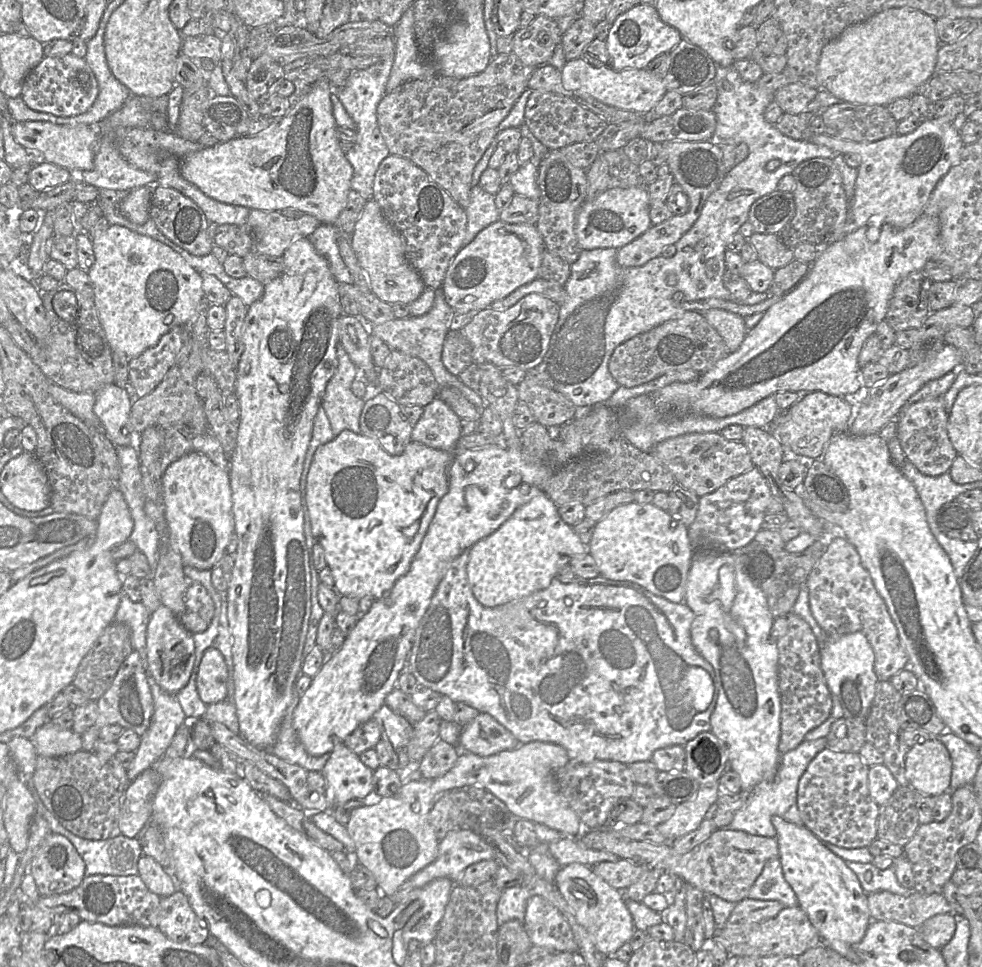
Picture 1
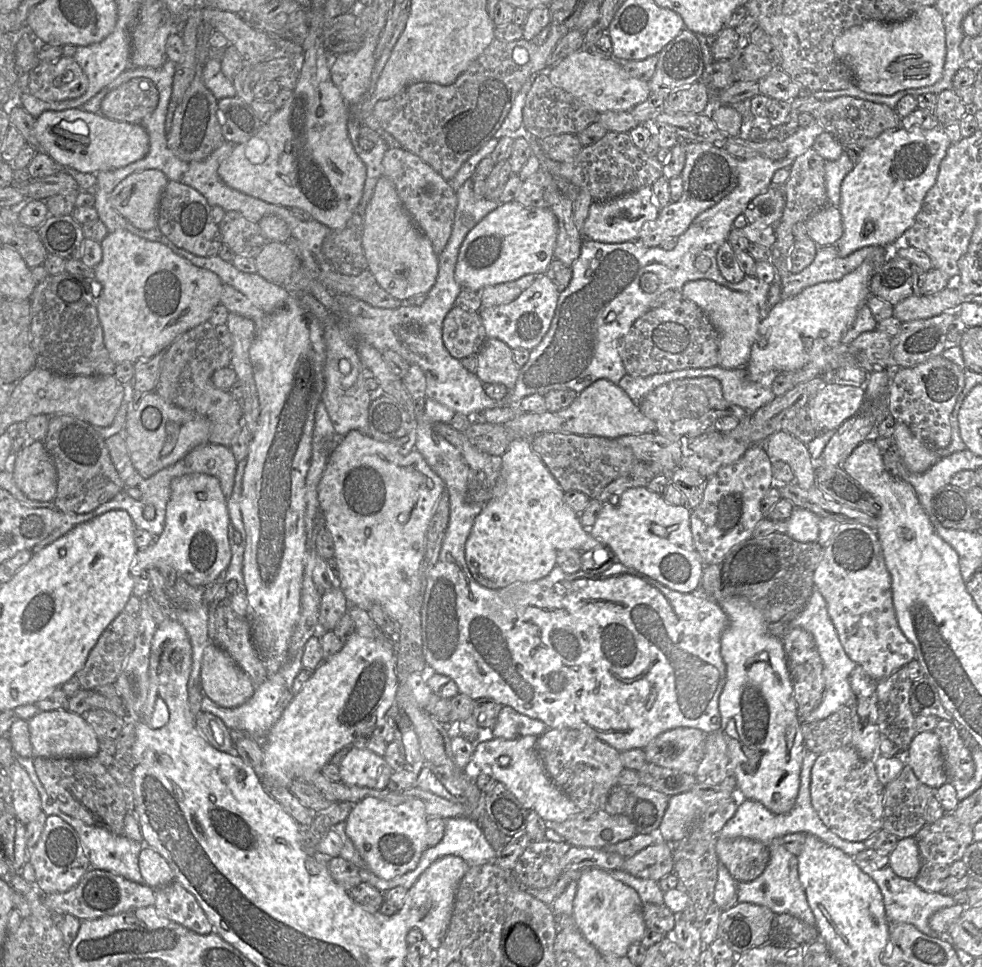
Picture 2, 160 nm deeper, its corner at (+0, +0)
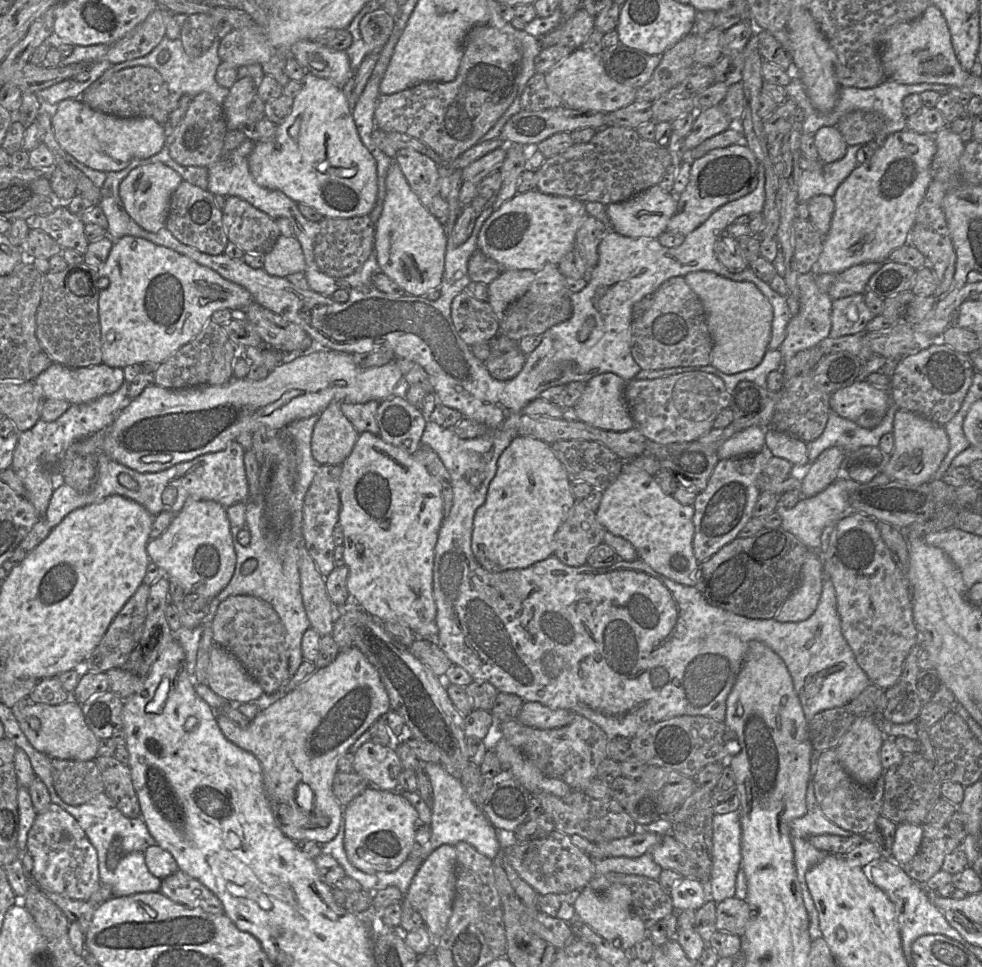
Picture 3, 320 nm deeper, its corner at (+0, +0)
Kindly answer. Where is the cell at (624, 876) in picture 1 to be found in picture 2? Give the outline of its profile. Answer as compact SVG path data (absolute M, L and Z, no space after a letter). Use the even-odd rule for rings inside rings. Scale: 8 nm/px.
M657 841L626 858L621 869L638 878L659 881L674 870L672 845Z

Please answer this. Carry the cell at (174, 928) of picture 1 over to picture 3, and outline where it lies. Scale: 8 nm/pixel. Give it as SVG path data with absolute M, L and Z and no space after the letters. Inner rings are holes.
M179 869L162 880L159 891L172 901L188 908L201 908L214 915L224 914L221 900L197 879Z

